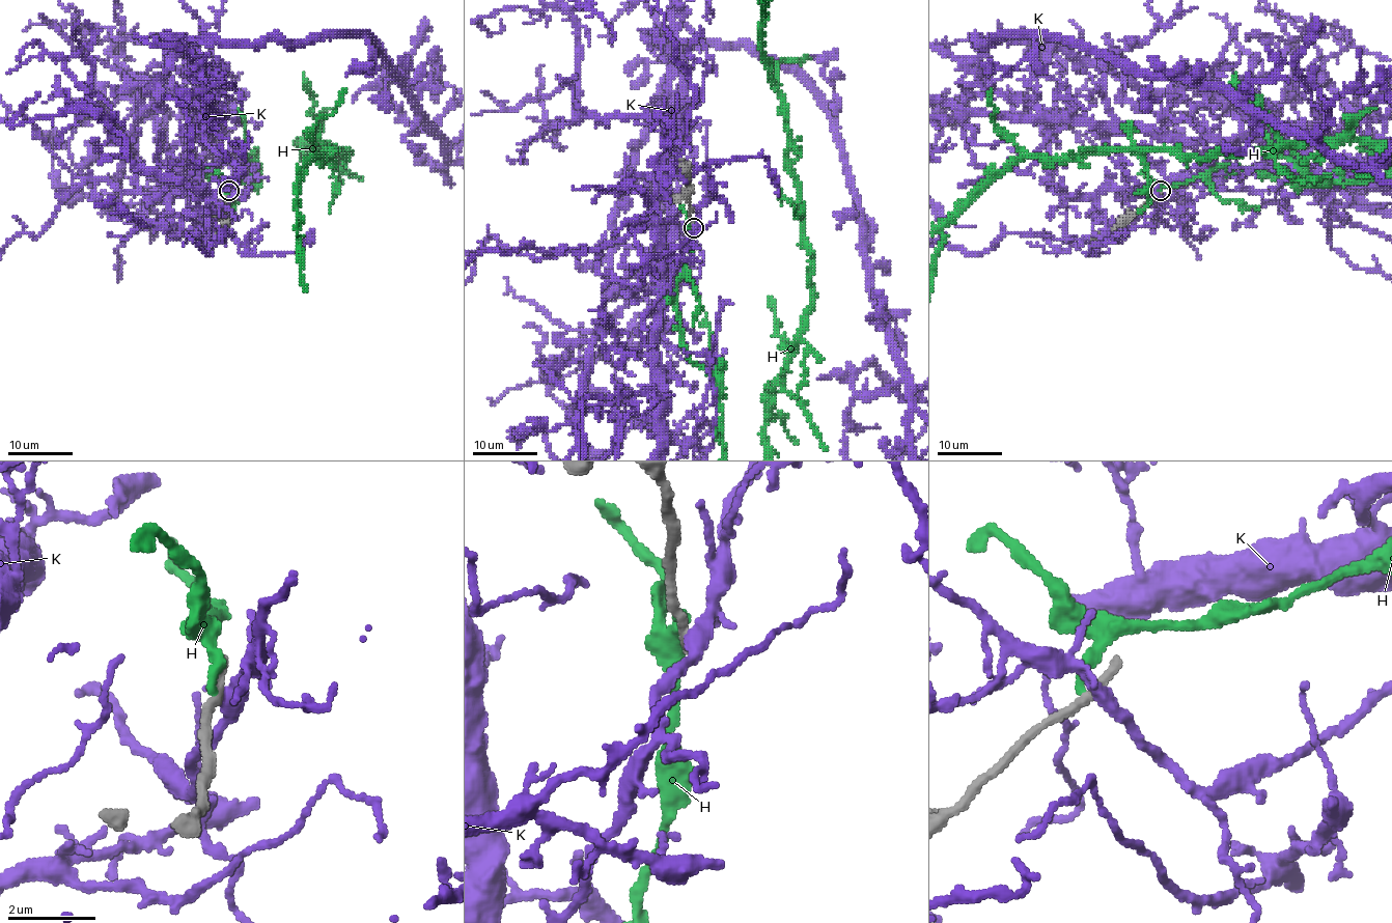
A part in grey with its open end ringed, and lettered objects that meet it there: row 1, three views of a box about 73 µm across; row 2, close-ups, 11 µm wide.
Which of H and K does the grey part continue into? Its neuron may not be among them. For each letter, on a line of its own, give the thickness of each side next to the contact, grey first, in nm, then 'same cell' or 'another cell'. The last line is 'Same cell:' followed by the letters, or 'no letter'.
H: 280/240 nm | another cell
K: 260/240 nm | another cell
Same cell: no letter

